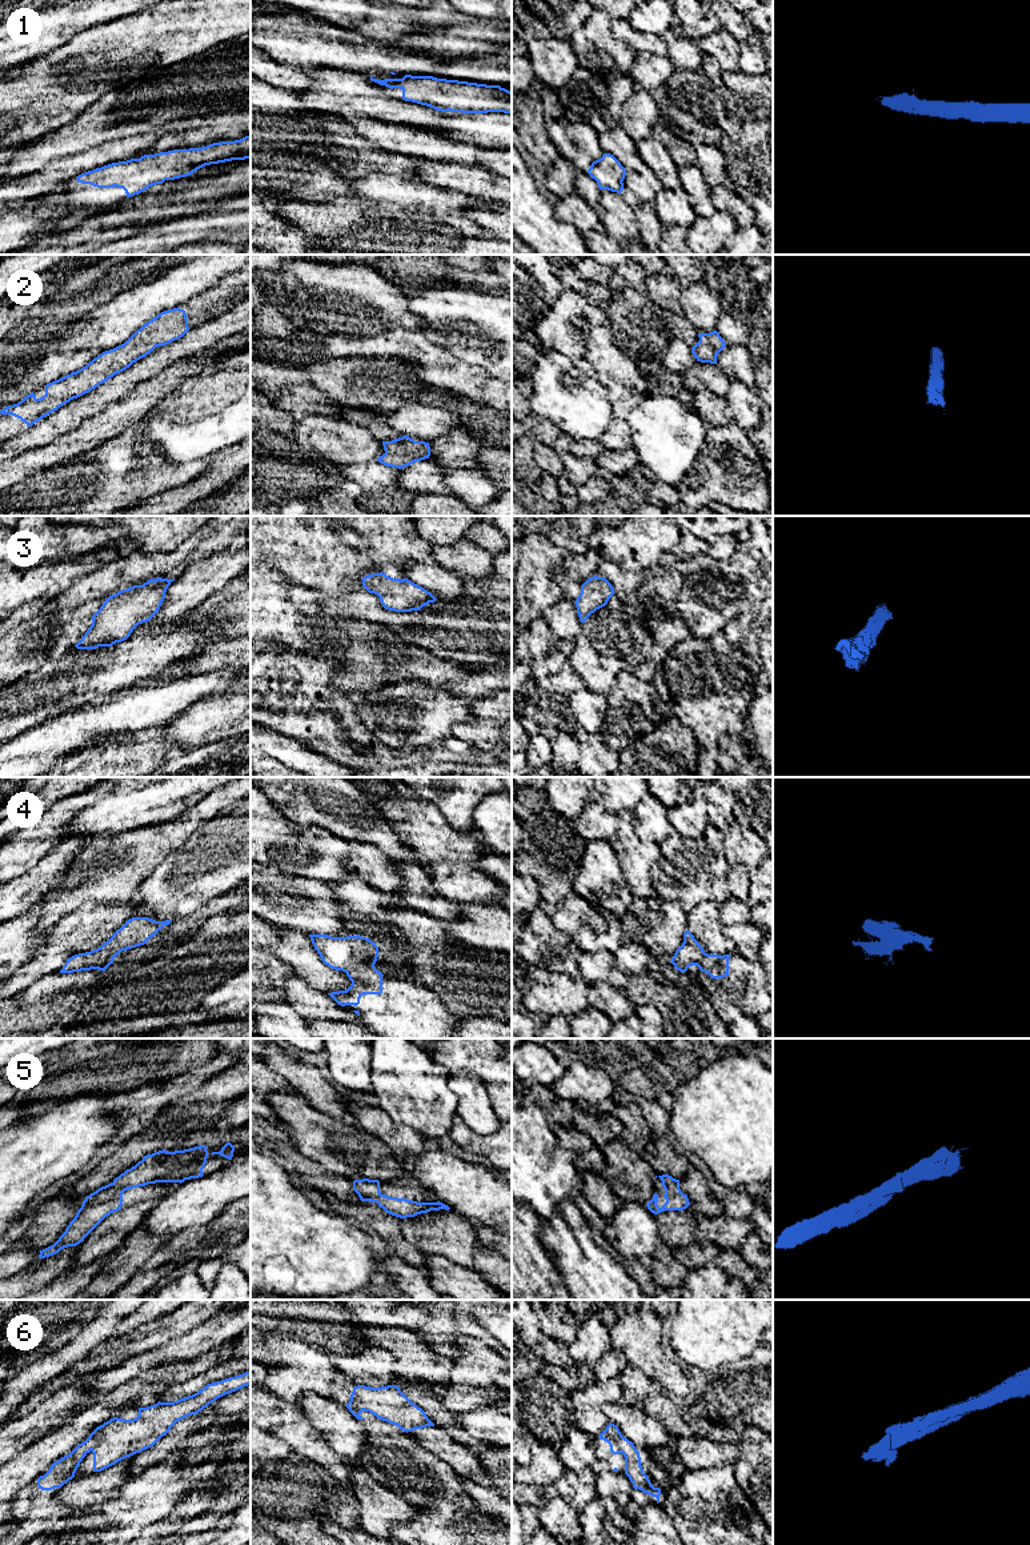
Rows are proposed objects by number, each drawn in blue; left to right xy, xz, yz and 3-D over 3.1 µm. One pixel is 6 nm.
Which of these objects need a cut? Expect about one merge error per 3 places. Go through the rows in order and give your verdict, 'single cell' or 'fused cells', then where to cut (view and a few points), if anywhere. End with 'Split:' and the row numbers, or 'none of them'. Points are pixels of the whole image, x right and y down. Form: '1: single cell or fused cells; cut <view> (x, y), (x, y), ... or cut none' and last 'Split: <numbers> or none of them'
1: single cell; cut none
2: single cell; cut none
3: single cell; cut none
4: fused cells; cut xz (373, 964), (357, 965), (344, 971)
5: single cell; cut none
6: fused cells; cut xy (88, 1437), (96, 1441), (92, 1451)
Split: 4, 6

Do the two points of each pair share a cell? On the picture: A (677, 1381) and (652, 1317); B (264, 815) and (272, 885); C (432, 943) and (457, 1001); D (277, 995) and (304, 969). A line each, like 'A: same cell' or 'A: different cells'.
A: same cell
B: different cells
C: same cell
D: different cells

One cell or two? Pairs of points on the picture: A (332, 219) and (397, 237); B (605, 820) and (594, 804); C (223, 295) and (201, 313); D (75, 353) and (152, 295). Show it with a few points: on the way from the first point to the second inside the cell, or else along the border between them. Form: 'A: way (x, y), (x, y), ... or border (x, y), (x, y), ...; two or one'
A: way (348, 223), (373, 228), (381, 235); one
B: way (601, 816), (594, 808); one
C: way (217, 300), (207, 308); one
D: way (93, 337), (133, 307); one

